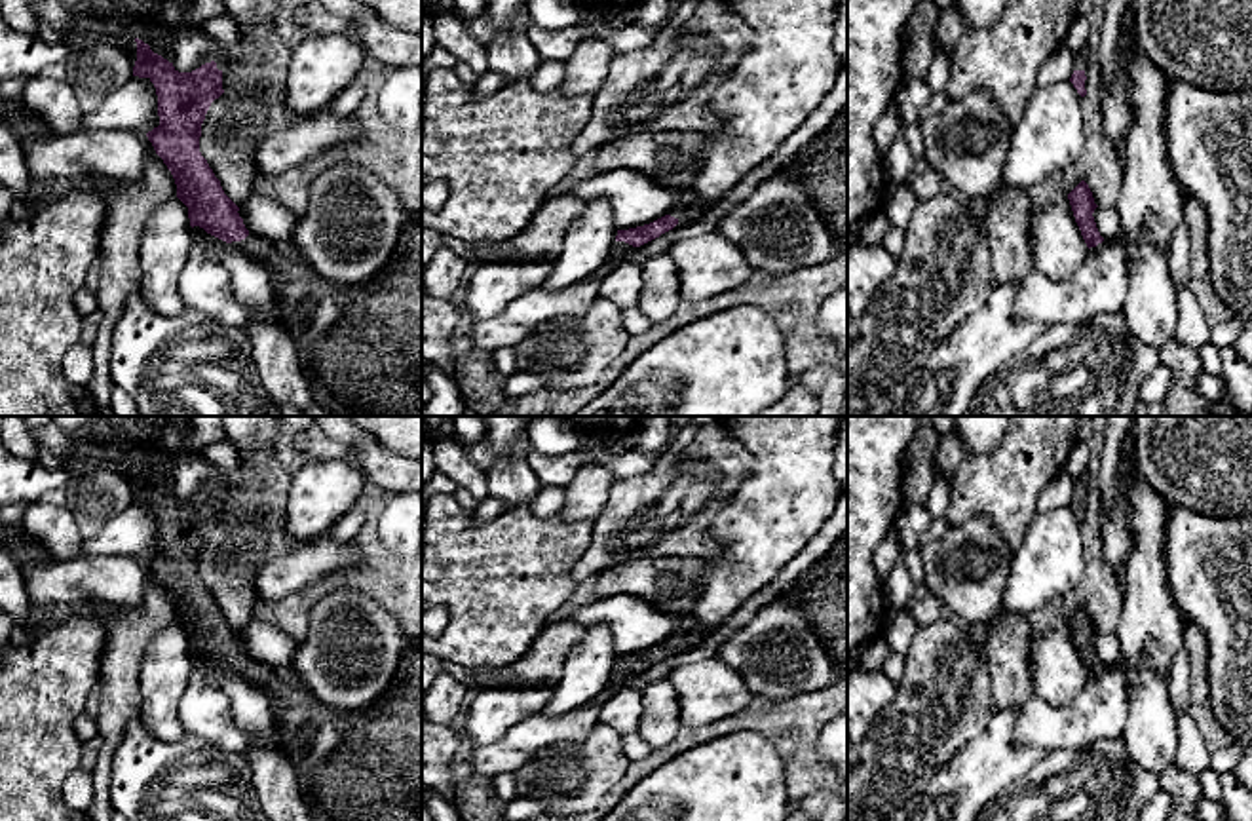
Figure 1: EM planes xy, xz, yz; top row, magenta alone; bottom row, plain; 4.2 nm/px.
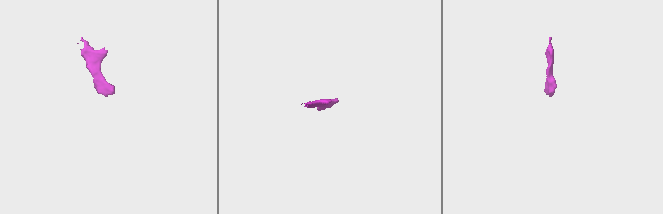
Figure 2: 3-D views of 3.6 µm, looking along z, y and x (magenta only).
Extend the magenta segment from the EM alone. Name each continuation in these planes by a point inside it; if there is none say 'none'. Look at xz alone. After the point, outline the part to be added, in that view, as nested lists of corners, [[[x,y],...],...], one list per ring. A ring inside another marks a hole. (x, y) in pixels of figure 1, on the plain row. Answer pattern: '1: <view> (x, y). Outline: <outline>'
1: xz (692, 637). Outline: [[[697,625],[697,627],[688,627],[682,635],[674,635],[669,640],[674,642],[678,646],[678,650],[674,654],[678,654],[682,648],[684,650],[693,650],[697,648],[701,642],[707,640],[707,637],[714,631],[712,625]]]

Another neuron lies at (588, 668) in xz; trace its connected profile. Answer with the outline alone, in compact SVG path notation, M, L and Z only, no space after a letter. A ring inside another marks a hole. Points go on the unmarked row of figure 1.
M587 627L585 637L568 652L560 680L541 715L557 716L589 703L610 682L617 652L608 627Z

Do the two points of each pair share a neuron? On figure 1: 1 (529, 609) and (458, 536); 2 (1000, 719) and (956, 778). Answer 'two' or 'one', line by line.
1: one
2: one

